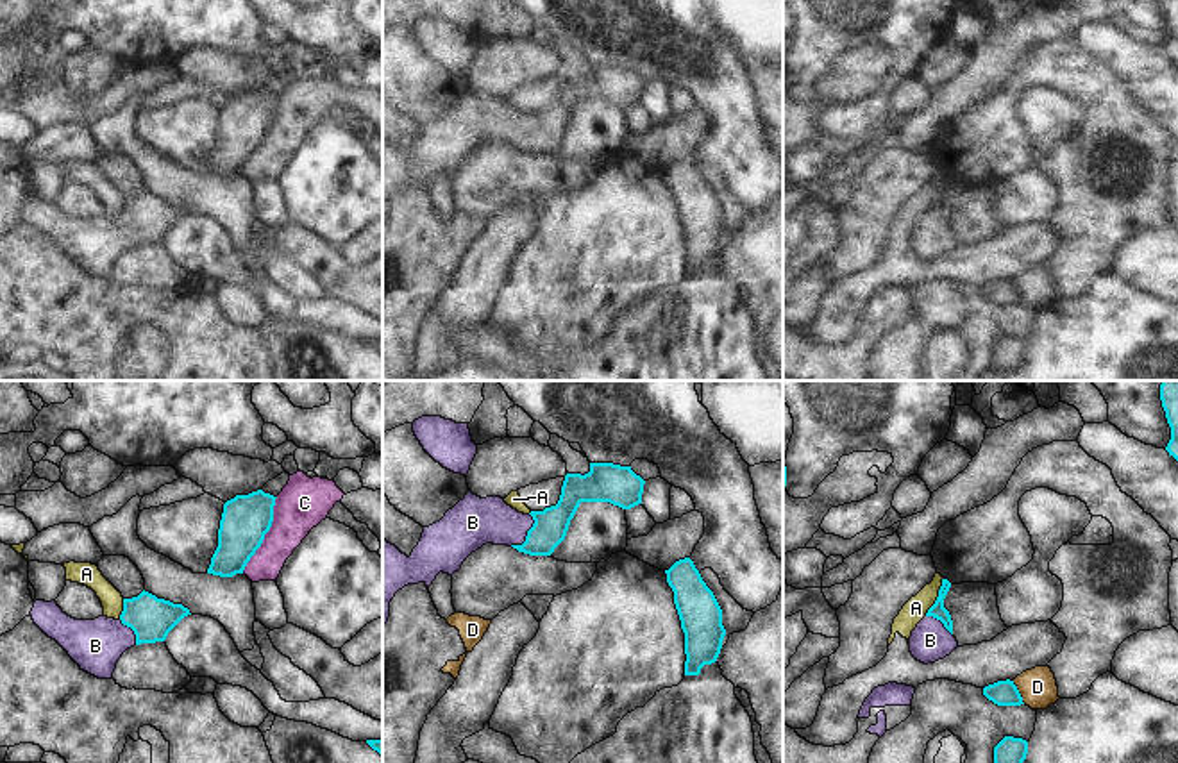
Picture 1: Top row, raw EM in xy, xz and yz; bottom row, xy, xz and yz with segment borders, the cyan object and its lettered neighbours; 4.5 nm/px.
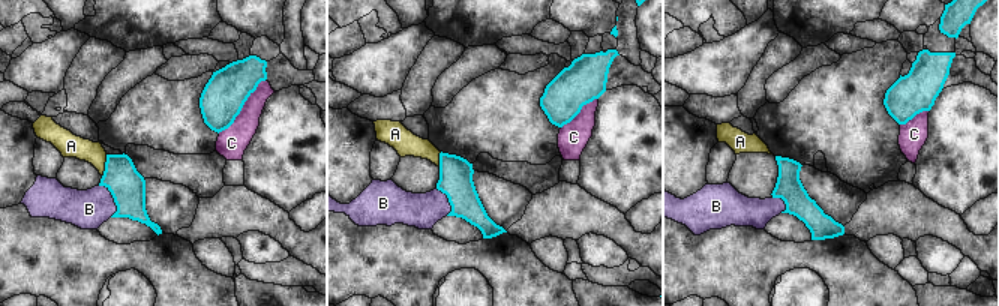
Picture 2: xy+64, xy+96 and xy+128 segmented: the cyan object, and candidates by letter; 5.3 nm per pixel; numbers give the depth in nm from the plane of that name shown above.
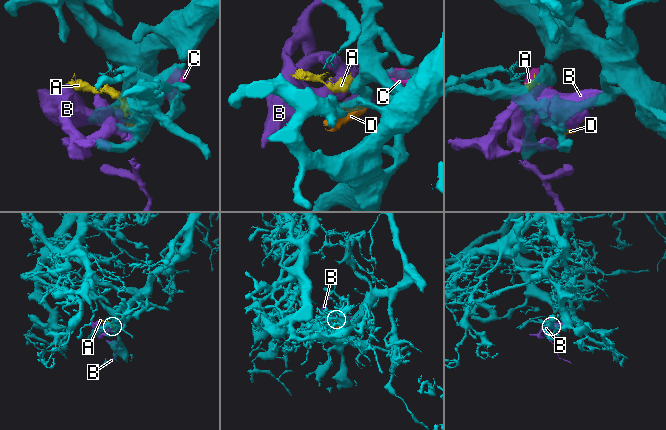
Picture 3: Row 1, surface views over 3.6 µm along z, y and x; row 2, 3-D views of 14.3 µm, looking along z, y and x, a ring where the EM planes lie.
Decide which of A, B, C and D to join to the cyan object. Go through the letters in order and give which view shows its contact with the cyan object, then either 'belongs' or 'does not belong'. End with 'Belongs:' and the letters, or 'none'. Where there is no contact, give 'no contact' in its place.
A: contact in yz; does not belong
B: contact in xz; belongs
C: contact in xy; does not belong
D: contact in yz; does not belong
Belongs: B

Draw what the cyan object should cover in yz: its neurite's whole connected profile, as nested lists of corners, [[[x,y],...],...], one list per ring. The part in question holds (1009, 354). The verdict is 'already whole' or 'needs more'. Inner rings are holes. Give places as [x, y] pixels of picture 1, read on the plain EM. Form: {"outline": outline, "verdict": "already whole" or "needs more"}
{"outline": [[[1005,336],[994,347],[994,366],[1012,373],[1021,368],[1028,354],[1028,341],[1022,338]]], "verdict": "already whole"}

